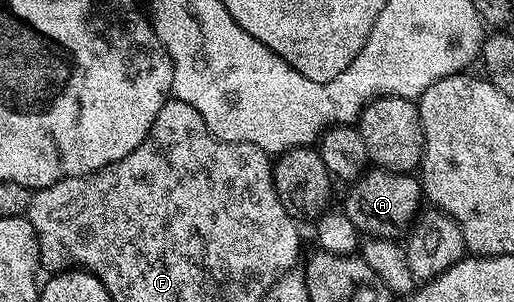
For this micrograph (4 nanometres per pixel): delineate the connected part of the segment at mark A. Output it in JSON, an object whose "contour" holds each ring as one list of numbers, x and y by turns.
{"contour":[[370,167,350,184,343,210,358,234,397,239,413,224,414,217,422,208,421,201,423,205,423,190,420,180,413,173,396,173,390,169]]}

